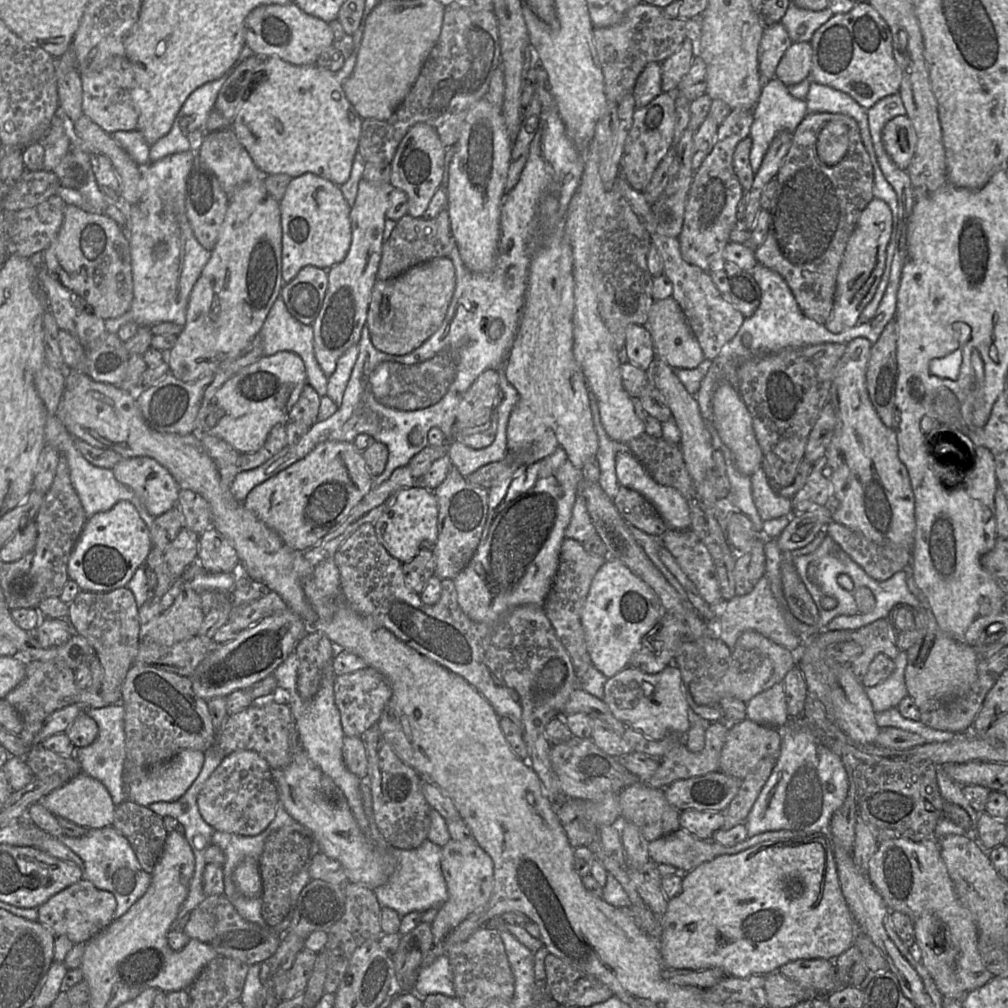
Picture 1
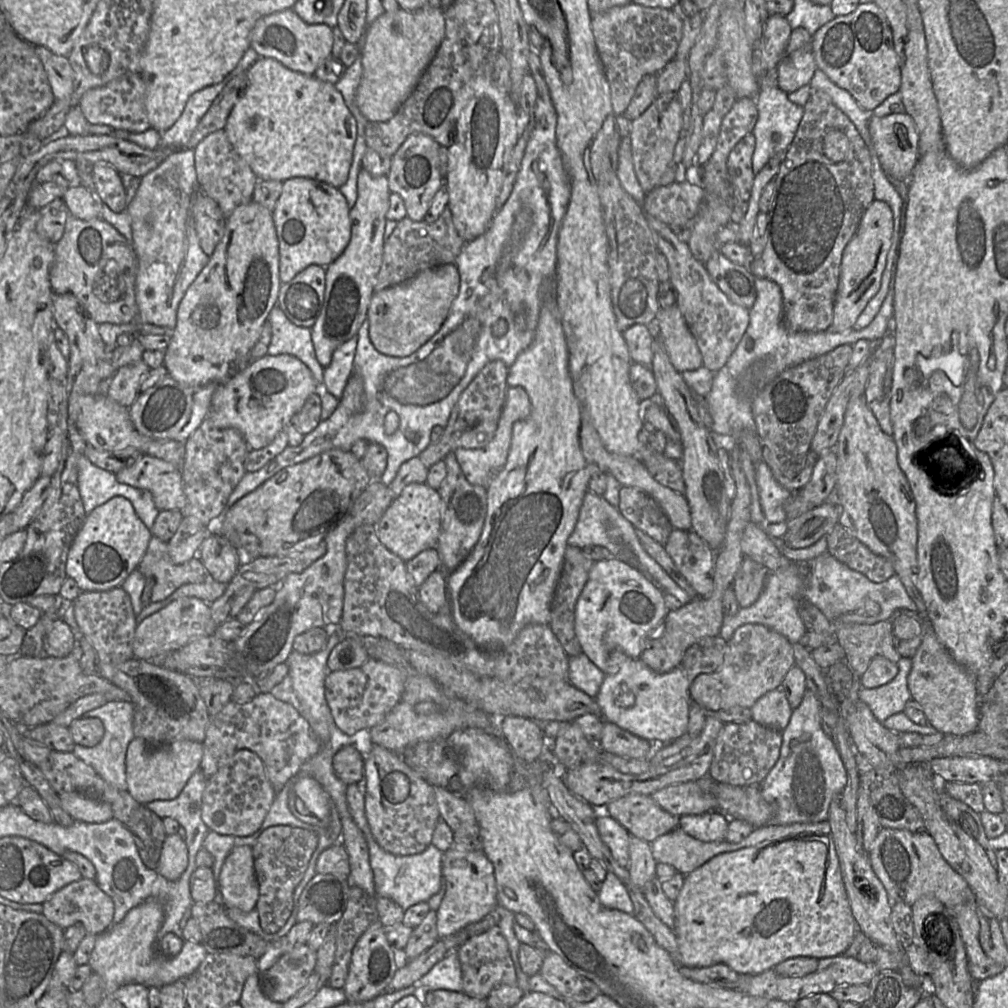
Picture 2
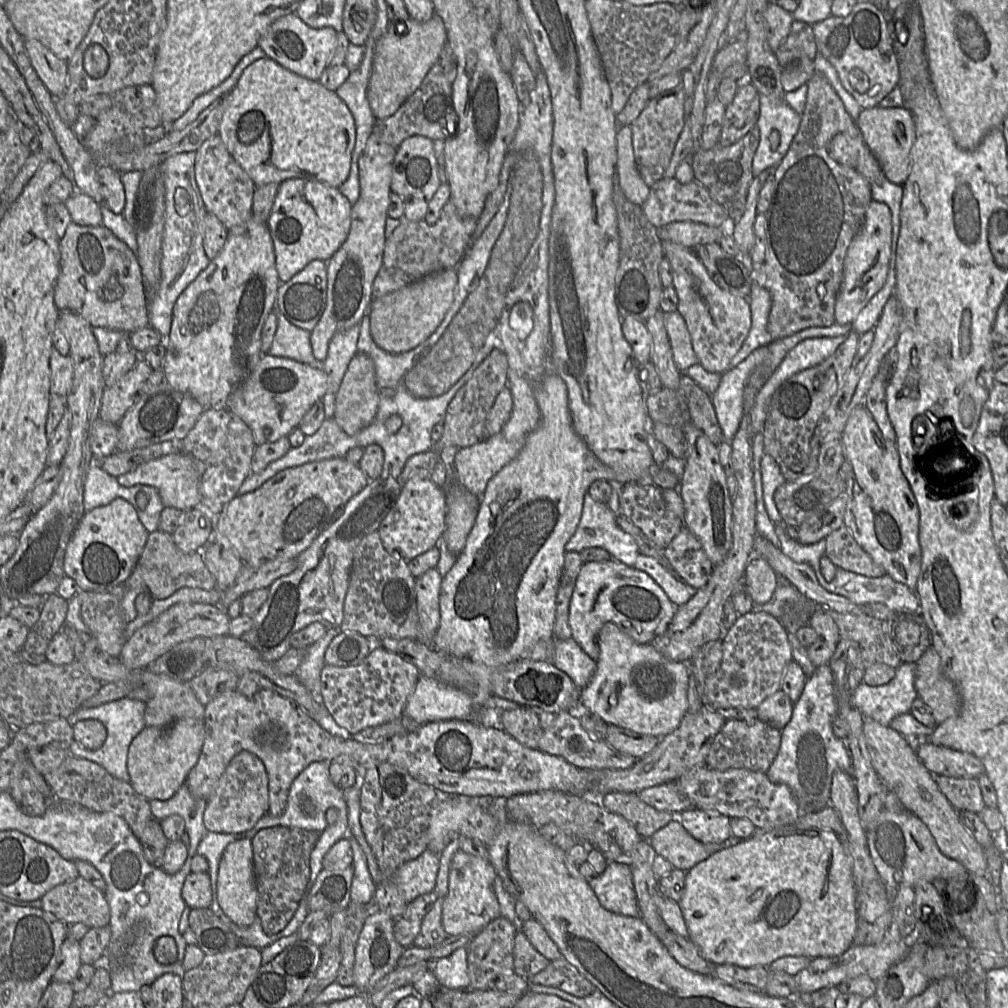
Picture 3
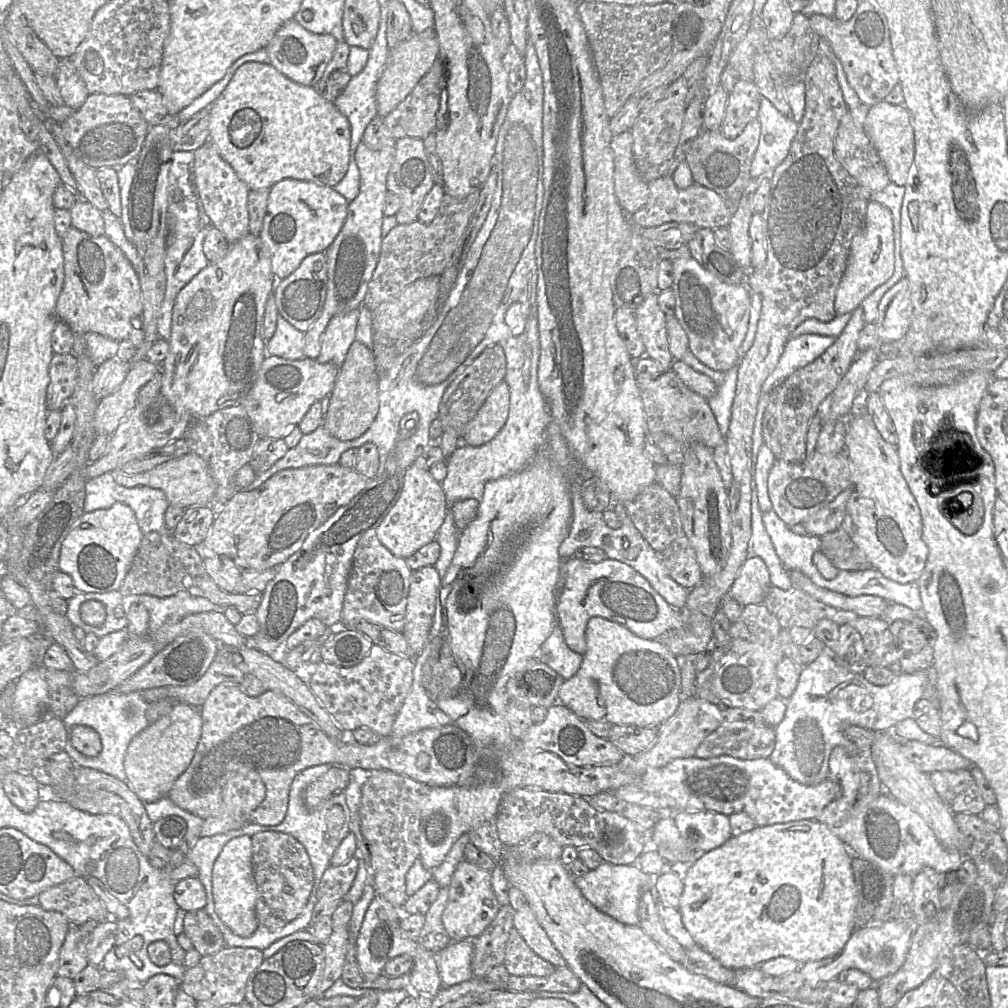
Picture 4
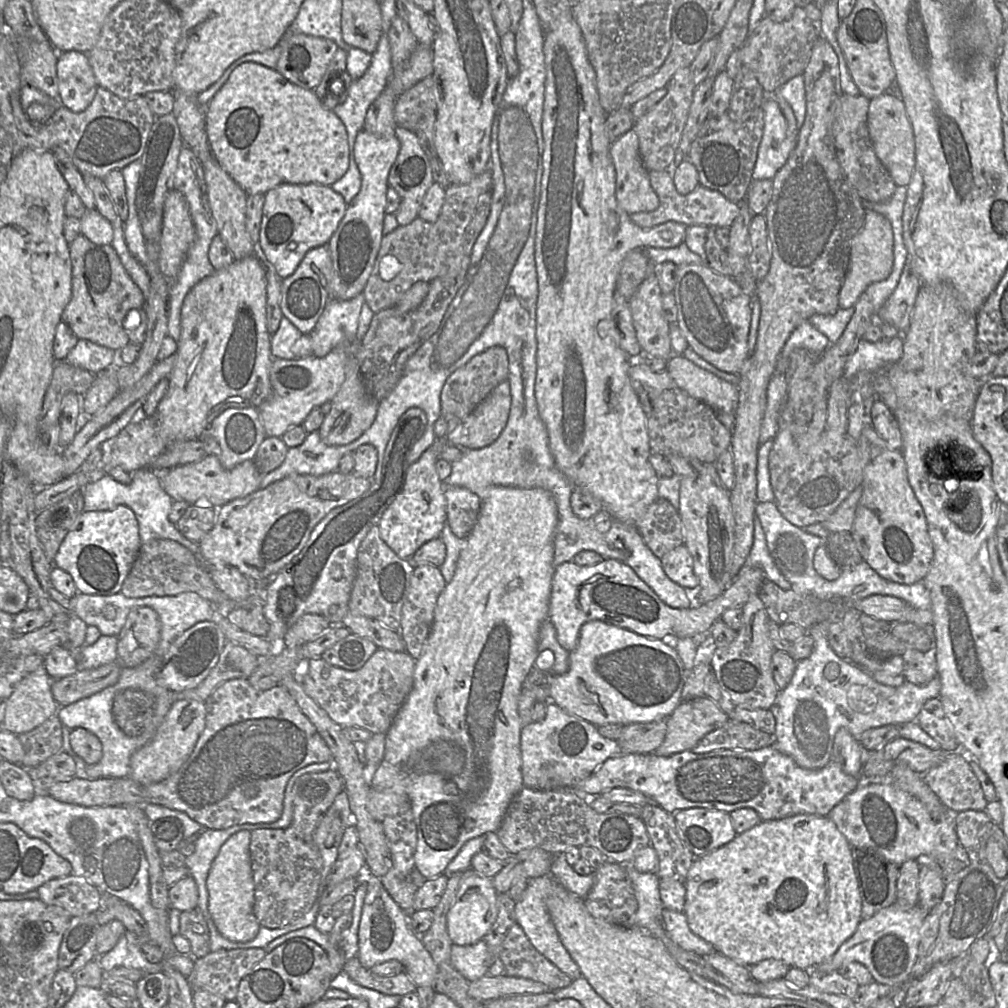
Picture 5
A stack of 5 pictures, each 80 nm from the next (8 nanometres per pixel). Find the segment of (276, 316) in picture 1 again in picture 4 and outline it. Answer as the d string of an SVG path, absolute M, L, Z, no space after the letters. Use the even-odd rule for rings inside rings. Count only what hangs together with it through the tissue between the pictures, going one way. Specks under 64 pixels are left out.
M278 312L274 335L266 342L267 355L288 360L304 358L304 334Z

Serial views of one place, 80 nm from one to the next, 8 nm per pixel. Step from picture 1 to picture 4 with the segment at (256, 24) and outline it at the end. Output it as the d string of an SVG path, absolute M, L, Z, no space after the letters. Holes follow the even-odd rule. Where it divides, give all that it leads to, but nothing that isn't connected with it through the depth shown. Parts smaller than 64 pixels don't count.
M294 19L284 23L266 46L270 64L292 81L315 86L323 76L337 47L337 40L330 34L316 34L306 30Z

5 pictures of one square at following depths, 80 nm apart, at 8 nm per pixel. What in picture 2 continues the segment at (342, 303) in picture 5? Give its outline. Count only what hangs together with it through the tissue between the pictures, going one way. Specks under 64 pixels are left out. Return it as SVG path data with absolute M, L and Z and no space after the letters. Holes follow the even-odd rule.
M358 336L338 346L332 354L330 364L324 368L322 391L327 391L339 401L350 376L353 374L354 357Z

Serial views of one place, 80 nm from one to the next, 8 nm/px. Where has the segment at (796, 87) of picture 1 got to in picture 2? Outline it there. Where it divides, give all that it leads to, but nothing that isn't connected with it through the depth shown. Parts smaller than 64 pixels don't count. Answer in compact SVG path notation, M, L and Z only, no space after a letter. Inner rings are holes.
M810 84L804 85L798 90L785 93L779 87L764 88L757 94L755 100L758 109L758 119L753 128L756 144L752 157L753 172L756 175L767 162L777 156L784 155L790 146L799 123L804 114L804 106L812 92ZM778 133L780 138L773 141L772 135Z

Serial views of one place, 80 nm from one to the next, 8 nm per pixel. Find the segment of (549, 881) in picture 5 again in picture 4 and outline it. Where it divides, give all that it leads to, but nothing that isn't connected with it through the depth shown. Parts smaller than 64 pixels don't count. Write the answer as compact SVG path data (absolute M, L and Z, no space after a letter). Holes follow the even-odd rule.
M525 903L515 912L514 928L517 929L527 945L542 959L550 962L555 967L567 965L565 959L539 924L528 903Z

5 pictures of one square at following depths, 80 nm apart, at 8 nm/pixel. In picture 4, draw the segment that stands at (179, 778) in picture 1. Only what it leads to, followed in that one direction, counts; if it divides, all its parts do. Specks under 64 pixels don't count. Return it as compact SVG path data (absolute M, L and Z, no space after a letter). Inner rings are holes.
M175 702L167 714L150 723L132 739L124 759L126 782L144 803L168 796L176 779L190 765L201 733L200 709L185 702Z

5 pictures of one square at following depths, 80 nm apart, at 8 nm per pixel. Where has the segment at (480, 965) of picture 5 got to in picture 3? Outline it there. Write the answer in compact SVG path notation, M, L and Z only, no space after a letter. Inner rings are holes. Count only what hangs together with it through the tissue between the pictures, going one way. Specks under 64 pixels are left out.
M460 947L449 956L431 964L440 988L443 990L470 990L467 965L467 947Z

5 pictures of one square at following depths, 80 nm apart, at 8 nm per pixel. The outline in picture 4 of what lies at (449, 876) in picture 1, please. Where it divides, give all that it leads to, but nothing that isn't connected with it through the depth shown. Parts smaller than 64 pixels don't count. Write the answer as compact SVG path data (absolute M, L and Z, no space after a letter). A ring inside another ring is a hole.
M465 858L457 865L448 886L448 902L442 914L444 928L452 941L474 940L496 917L500 905L493 891L491 878L491 872Z

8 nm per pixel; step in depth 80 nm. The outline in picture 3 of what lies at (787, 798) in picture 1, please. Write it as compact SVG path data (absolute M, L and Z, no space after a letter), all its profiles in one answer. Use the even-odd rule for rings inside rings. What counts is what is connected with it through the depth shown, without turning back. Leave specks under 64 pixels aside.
M828 664L816 667L807 678L800 698L793 704L790 721L780 730L781 742L775 759L766 772L773 783L787 785L805 812L830 805L832 776L836 771L851 774L851 757L846 742L836 737L832 720L838 716L833 675Z

